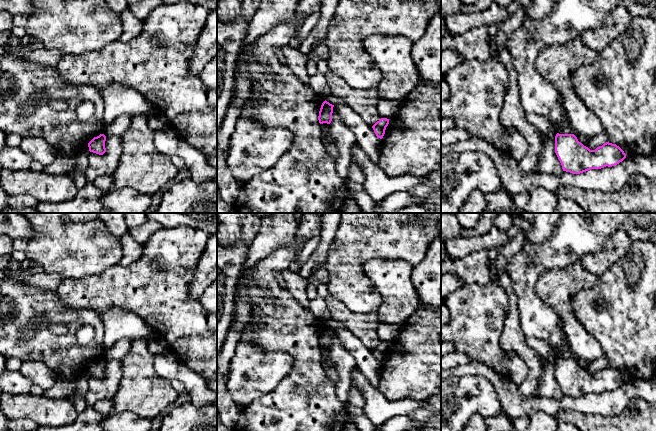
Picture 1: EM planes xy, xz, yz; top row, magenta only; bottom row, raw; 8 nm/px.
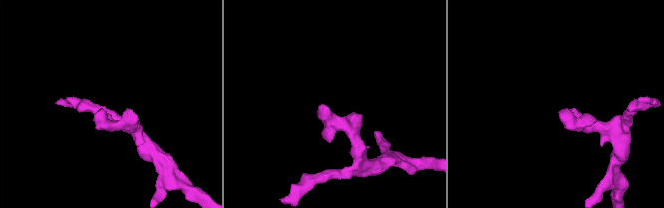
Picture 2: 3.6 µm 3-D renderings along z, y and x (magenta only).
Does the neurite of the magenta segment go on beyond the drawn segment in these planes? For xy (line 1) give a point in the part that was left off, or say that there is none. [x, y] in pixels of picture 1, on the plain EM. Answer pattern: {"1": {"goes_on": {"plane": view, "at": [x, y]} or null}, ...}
{"1": {"goes_on": null}}

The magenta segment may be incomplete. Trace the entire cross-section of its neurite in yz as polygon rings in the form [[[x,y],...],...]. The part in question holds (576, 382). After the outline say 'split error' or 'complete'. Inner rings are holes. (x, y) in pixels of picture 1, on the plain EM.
[[[559,358],[555,360],[555,377],[562,389],[563,395],[580,398],[591,393],[612,391],[626,382],[624,375],[609,366],[590,374],[578,365],[574,358]]] | complete

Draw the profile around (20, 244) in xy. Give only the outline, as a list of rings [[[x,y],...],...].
[[[19,238],[19,239],[15,239],[13,240],[13,249],[17,250],[17,251],[25,251],[25,249],[28,246],[28,239],[25,238]]]

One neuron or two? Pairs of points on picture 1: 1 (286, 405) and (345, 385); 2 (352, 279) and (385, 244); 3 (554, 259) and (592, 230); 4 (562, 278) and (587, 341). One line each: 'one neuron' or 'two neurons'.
1: two neurons
2: one neuron
3: one neuron
4: one neuron

